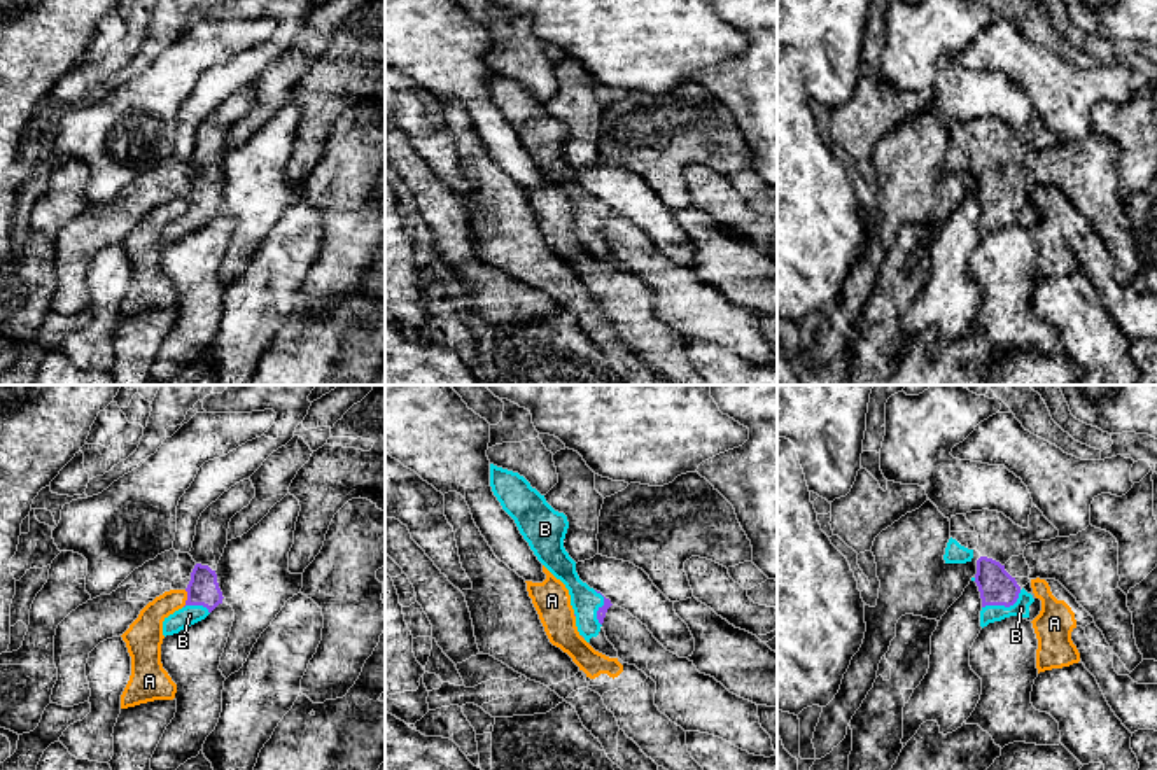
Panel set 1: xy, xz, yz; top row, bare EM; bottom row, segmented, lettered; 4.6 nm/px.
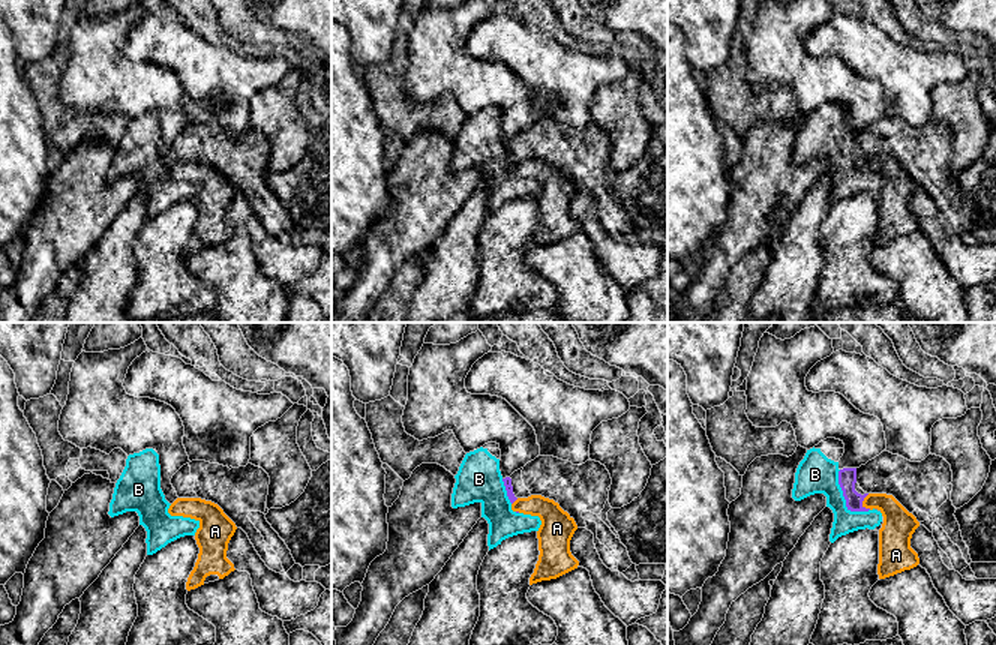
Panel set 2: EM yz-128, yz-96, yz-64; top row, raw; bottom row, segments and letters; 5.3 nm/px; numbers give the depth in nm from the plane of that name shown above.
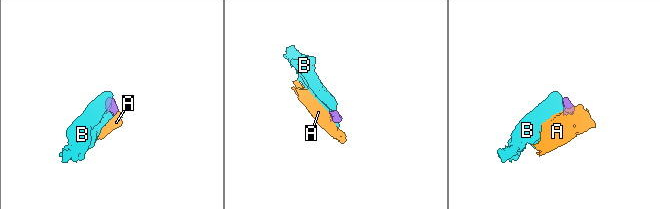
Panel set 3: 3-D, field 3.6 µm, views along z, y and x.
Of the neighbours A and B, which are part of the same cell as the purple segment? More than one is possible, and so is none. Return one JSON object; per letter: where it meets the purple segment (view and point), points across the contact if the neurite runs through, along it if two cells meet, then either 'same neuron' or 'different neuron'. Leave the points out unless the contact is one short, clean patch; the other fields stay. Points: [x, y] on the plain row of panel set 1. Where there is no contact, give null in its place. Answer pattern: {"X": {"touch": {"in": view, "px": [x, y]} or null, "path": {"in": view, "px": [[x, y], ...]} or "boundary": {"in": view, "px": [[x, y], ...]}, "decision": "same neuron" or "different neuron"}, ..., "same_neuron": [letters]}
{"A": {"touch": {"in": "xy", "px": [188, 207]}, "boundary": {"in": "xy", "px": [[186, 198], [186, 210], [182, 214]]}, "decision": "different neuron"}, "B": {"touch": {"in": "yz", "px": [1003, 212]}, "path": {"in": "yz", "px": [[996, 195], [1003, 212], [1021, 216]]}, "decision": "same neuron"}, "same_neuron": ["B"]}

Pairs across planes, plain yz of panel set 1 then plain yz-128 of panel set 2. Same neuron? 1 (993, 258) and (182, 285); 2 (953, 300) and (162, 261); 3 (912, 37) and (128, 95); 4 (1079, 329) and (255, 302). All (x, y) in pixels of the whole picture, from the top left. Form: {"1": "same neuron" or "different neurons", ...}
{"1": "same neuron", "2": "different neurons", "3": "same neuron", "4": "same neuron"}

